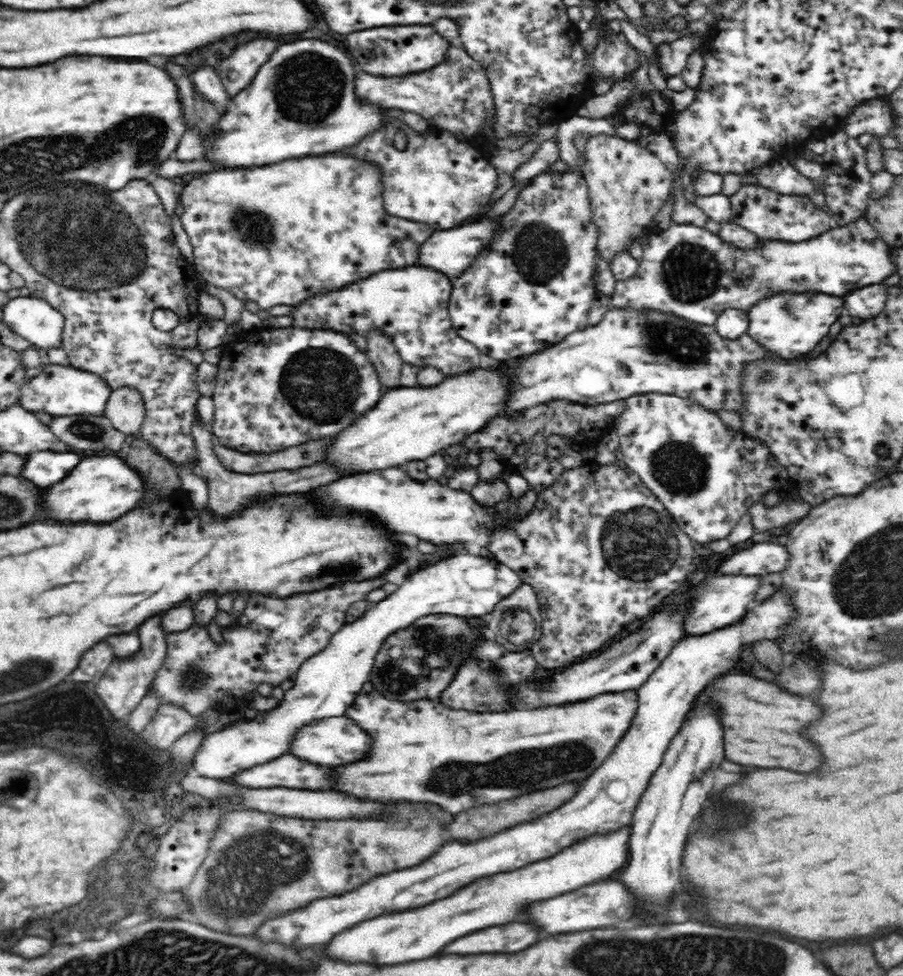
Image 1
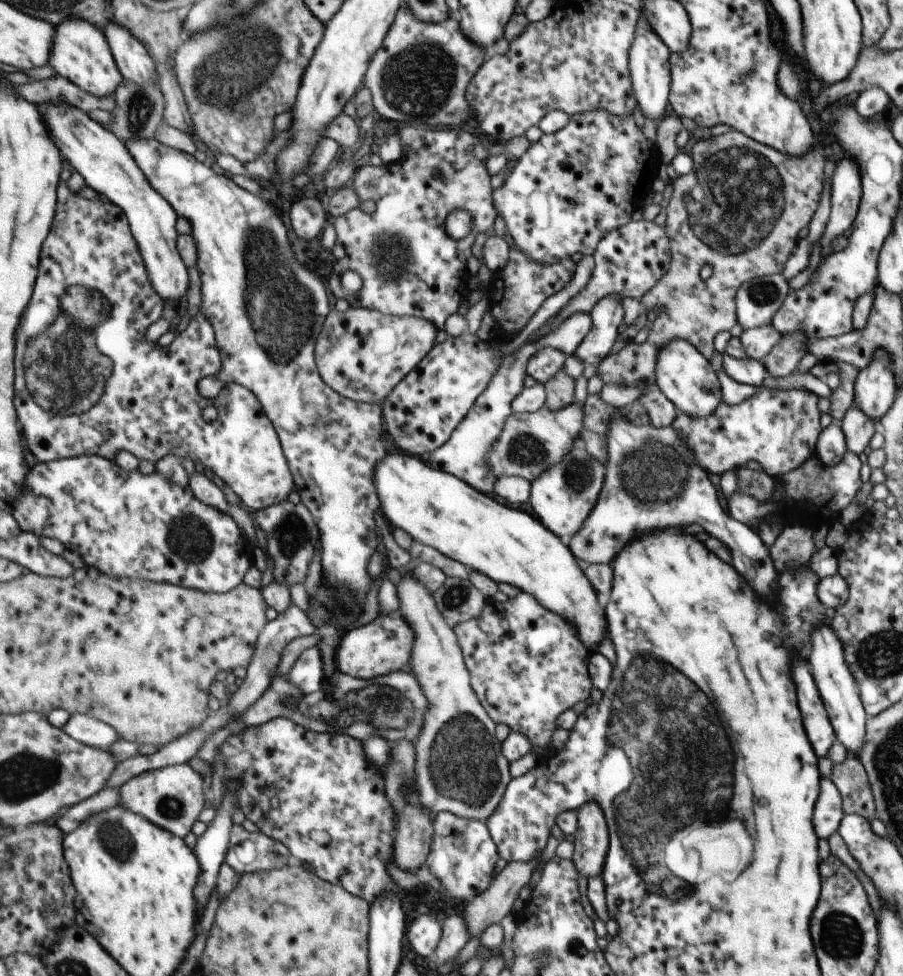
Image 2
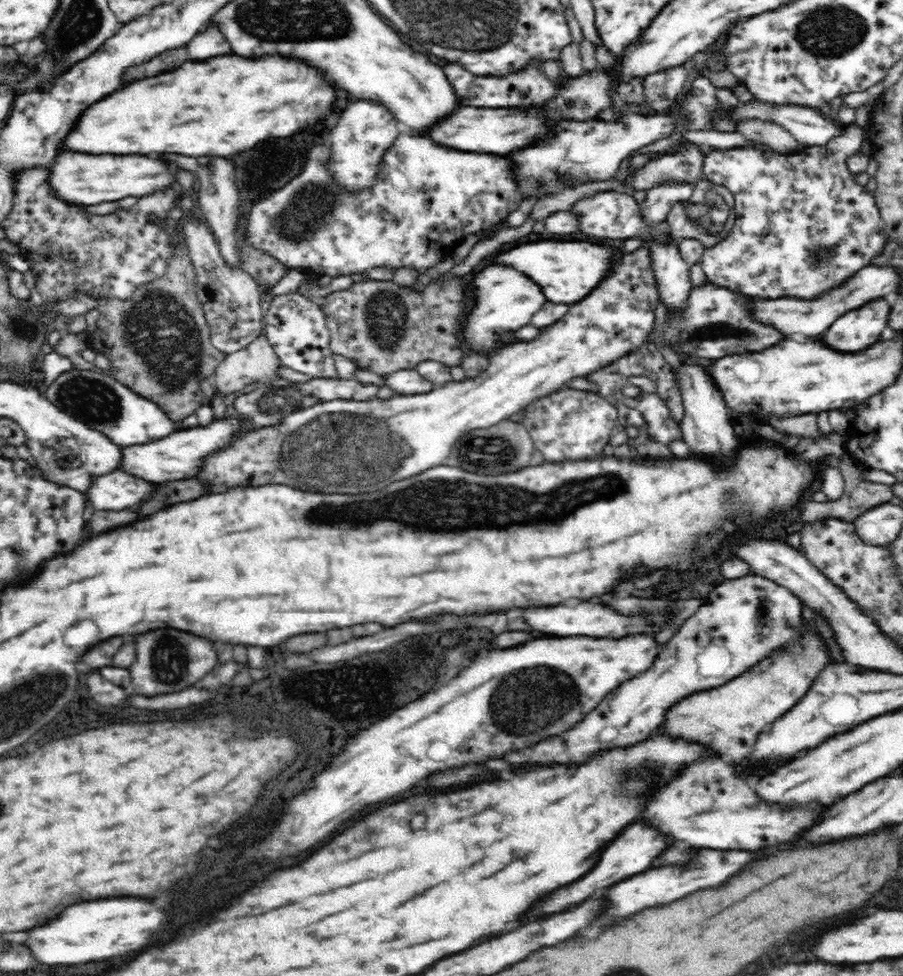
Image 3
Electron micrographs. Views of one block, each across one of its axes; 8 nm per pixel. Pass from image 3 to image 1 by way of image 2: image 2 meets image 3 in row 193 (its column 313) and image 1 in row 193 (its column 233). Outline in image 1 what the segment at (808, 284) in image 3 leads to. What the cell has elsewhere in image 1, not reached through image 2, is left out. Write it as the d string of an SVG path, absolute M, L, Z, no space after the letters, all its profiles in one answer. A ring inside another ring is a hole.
M744 186L738 194L730 196L730 202L732 202L732 212L734 212L732 222L754 232L758 238L766 238L770 242L798 244L798 242L814 240L820 234L834 228L832 216L816 208L808 196L784 196L770 188Z

